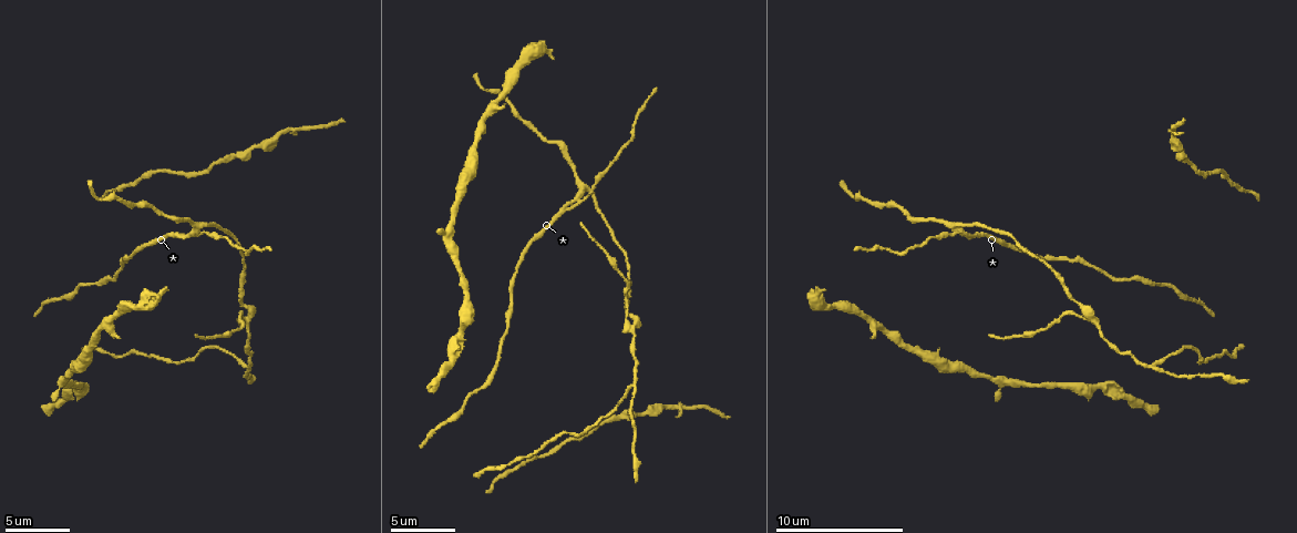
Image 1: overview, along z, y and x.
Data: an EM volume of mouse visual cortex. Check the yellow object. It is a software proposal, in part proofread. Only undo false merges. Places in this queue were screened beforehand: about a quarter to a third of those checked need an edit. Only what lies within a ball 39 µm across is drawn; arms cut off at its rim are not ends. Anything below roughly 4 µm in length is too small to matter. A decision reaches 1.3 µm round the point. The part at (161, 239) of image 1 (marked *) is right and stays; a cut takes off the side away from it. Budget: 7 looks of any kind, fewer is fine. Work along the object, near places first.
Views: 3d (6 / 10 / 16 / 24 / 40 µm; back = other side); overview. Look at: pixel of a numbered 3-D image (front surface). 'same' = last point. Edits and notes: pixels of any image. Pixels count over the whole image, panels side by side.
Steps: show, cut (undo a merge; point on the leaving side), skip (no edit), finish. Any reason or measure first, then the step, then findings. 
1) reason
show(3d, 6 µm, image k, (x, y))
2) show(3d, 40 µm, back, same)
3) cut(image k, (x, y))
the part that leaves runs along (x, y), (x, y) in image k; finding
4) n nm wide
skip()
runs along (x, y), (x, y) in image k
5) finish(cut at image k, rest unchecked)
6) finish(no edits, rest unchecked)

branch point
show(3d, 10 µm, image 1, (628, 322))

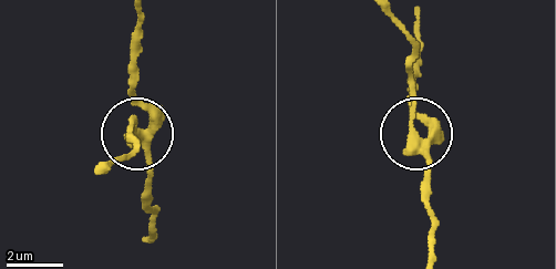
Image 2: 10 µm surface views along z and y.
cut(image 2, (411, 114))
the part that leaves runs along (426, 149), (412, 116), (412, 44), (398, 16) in image 2; a second neuron is stuck on

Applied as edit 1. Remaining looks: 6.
a narrow waist
show(3d, 10 µm, image 1, (1114, 383))

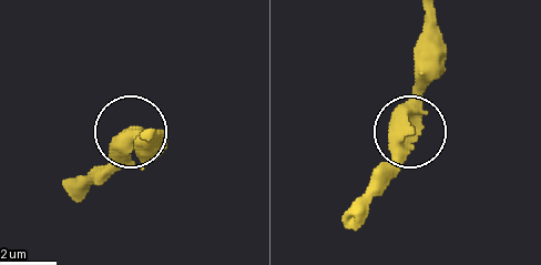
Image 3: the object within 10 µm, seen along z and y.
skip()
runs along (422, 14), (422, 108), (400, 150), (375, 176) in image 3; one neuron here

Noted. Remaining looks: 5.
show(overview)

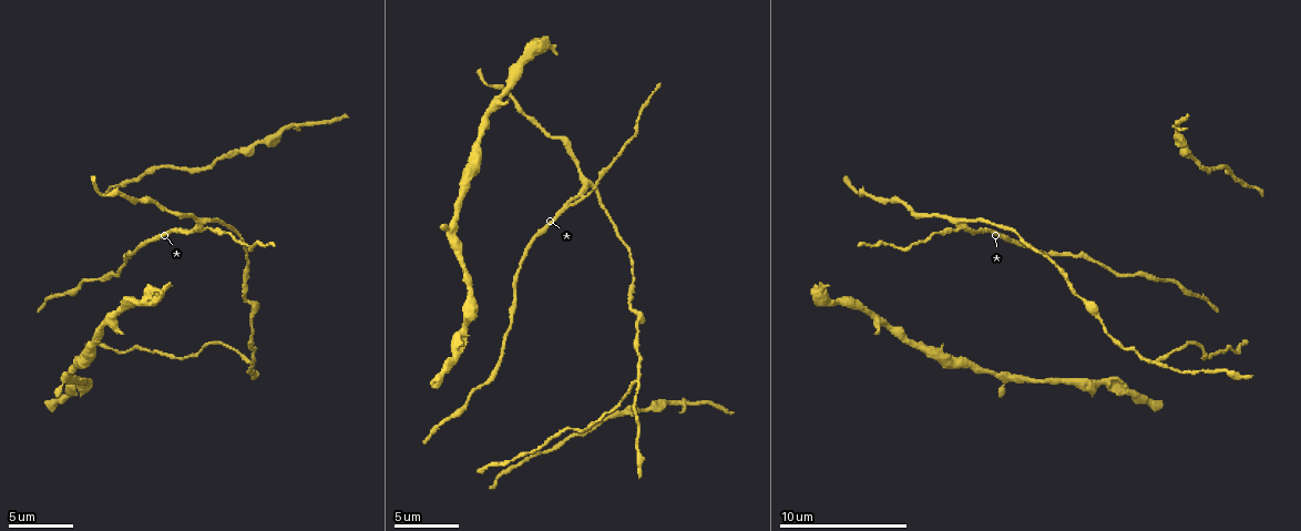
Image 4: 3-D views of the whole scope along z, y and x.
side arm on a straight run
show(3d, 6 µm, image 4, (247, 360))

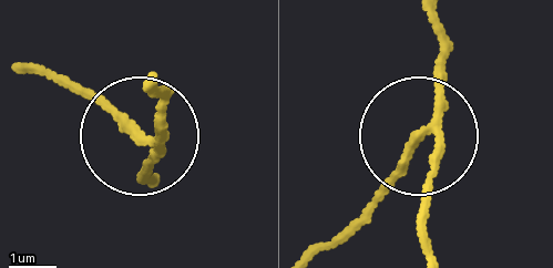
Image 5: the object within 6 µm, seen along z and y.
190 nm wide
skip()
runs along (432, 22), (444, 82), (425, 130), (432, 177), (420, 245) in image 5; continuous, no second neuron

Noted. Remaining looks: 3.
finish(cut at image 2, rest unchecked)

